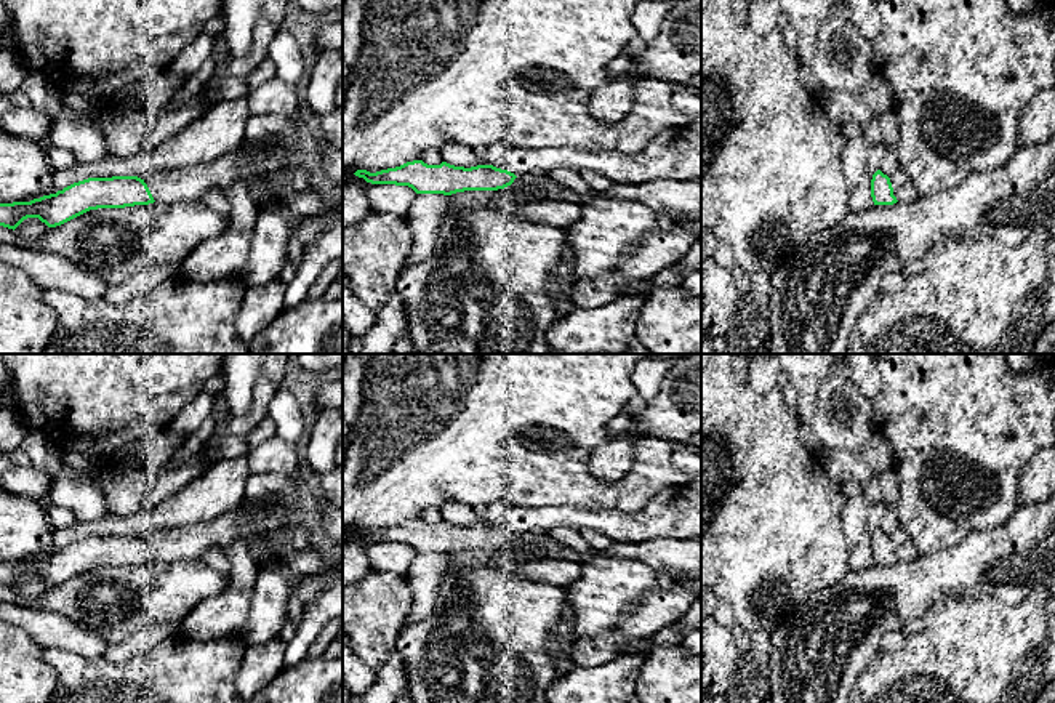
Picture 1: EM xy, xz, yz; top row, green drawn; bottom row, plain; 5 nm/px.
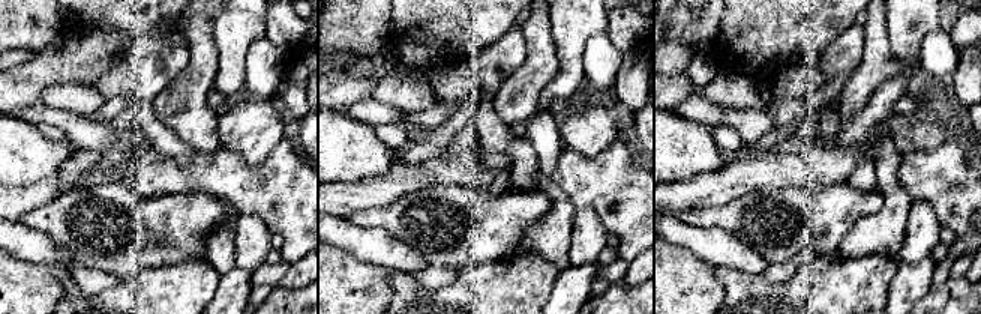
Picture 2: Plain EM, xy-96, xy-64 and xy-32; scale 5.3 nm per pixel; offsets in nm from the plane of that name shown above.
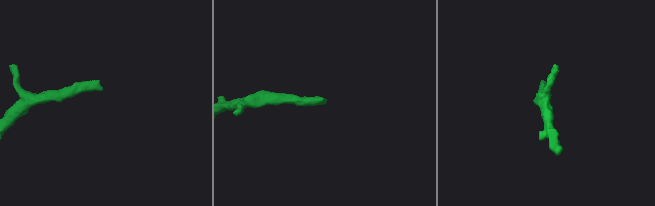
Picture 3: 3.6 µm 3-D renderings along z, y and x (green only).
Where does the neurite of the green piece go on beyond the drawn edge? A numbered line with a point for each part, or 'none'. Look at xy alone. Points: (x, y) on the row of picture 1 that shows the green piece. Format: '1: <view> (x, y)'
1: xy (184, 184)

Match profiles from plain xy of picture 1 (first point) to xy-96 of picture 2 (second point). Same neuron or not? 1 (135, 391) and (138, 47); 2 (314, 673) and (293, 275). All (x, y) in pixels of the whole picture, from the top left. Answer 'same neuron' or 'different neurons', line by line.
1: different neurons
2: different neurons

